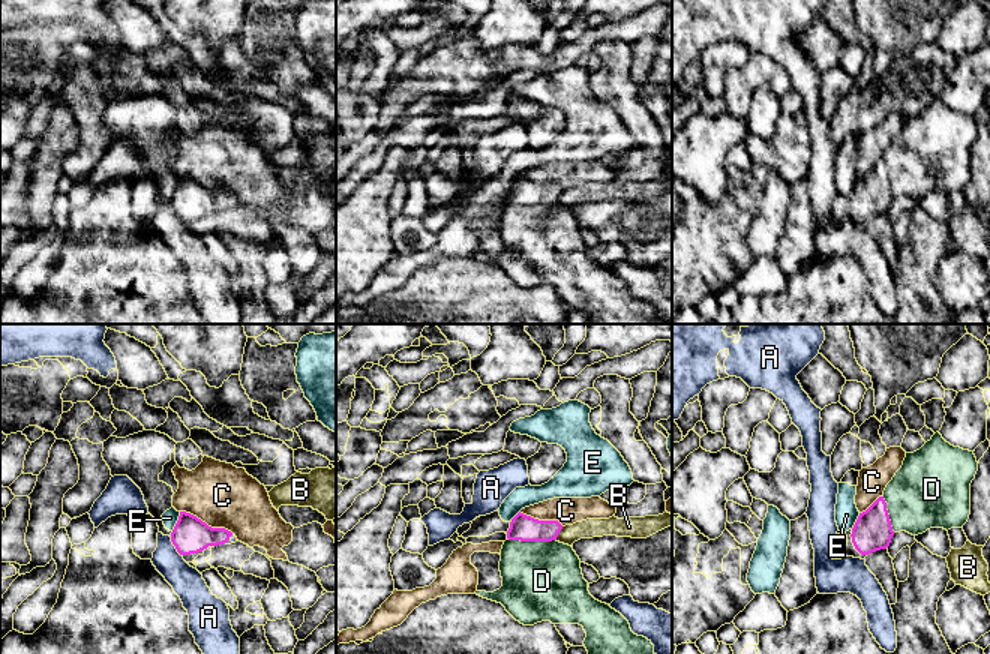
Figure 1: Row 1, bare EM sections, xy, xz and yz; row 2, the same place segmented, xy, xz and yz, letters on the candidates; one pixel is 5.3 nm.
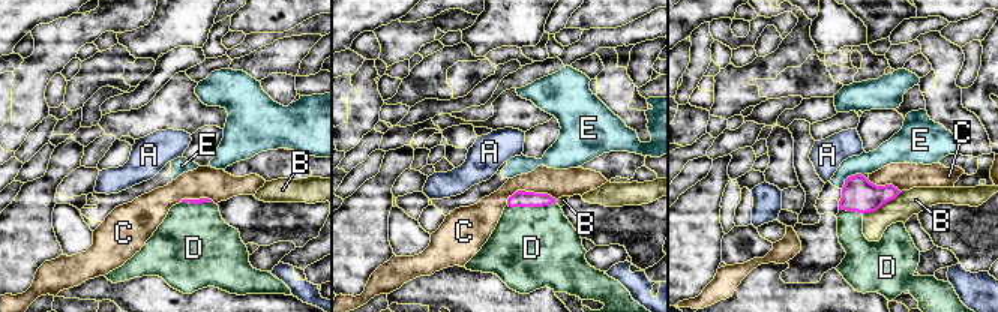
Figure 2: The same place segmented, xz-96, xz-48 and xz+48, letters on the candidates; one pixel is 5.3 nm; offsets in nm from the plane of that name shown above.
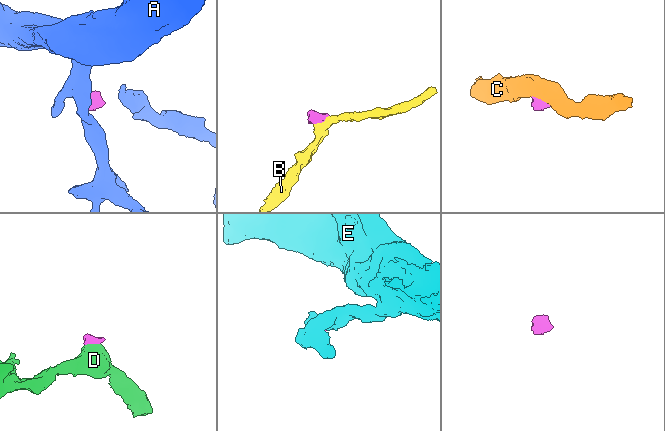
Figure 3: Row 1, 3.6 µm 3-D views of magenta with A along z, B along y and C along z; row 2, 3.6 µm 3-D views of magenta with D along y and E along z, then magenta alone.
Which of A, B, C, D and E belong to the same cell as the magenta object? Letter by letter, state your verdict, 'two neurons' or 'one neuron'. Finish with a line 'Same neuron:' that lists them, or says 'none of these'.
A: two neurons
B: two neurons
C: two neurons
D: one neuron
E: two neurons
Same neuron: D

